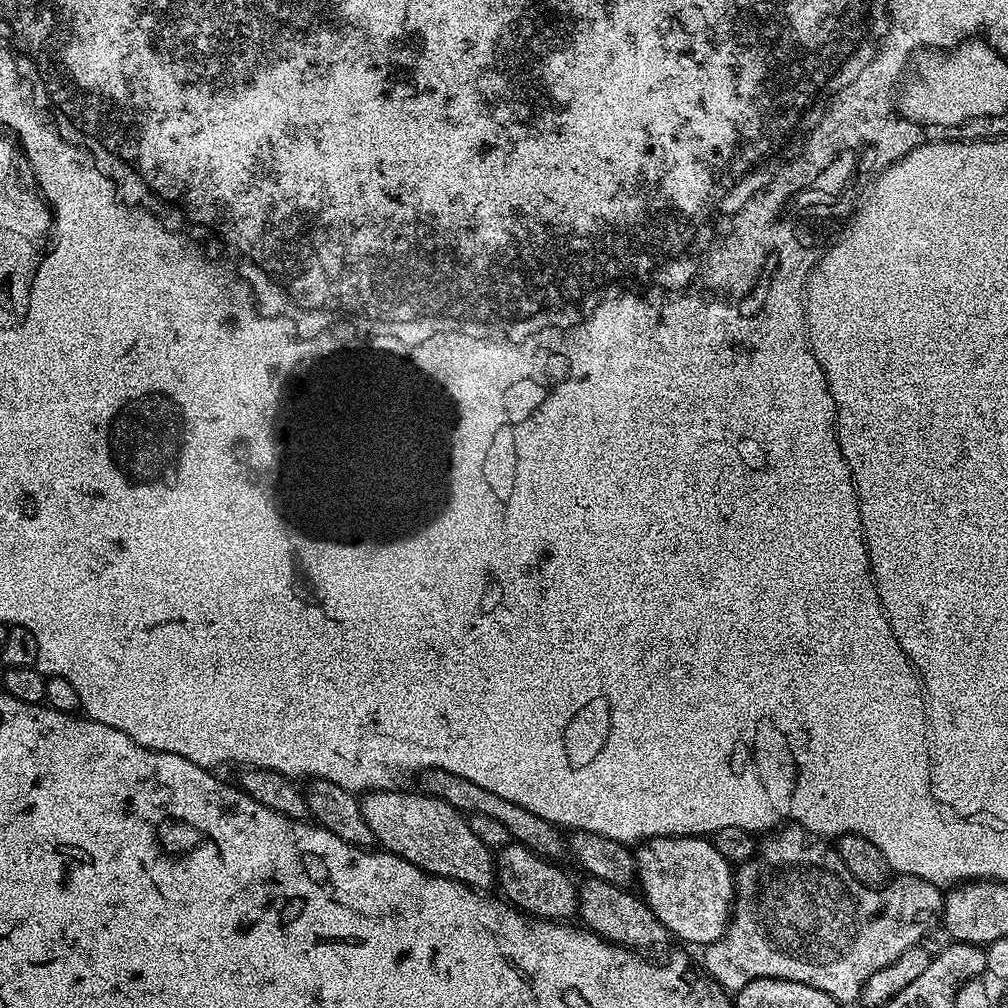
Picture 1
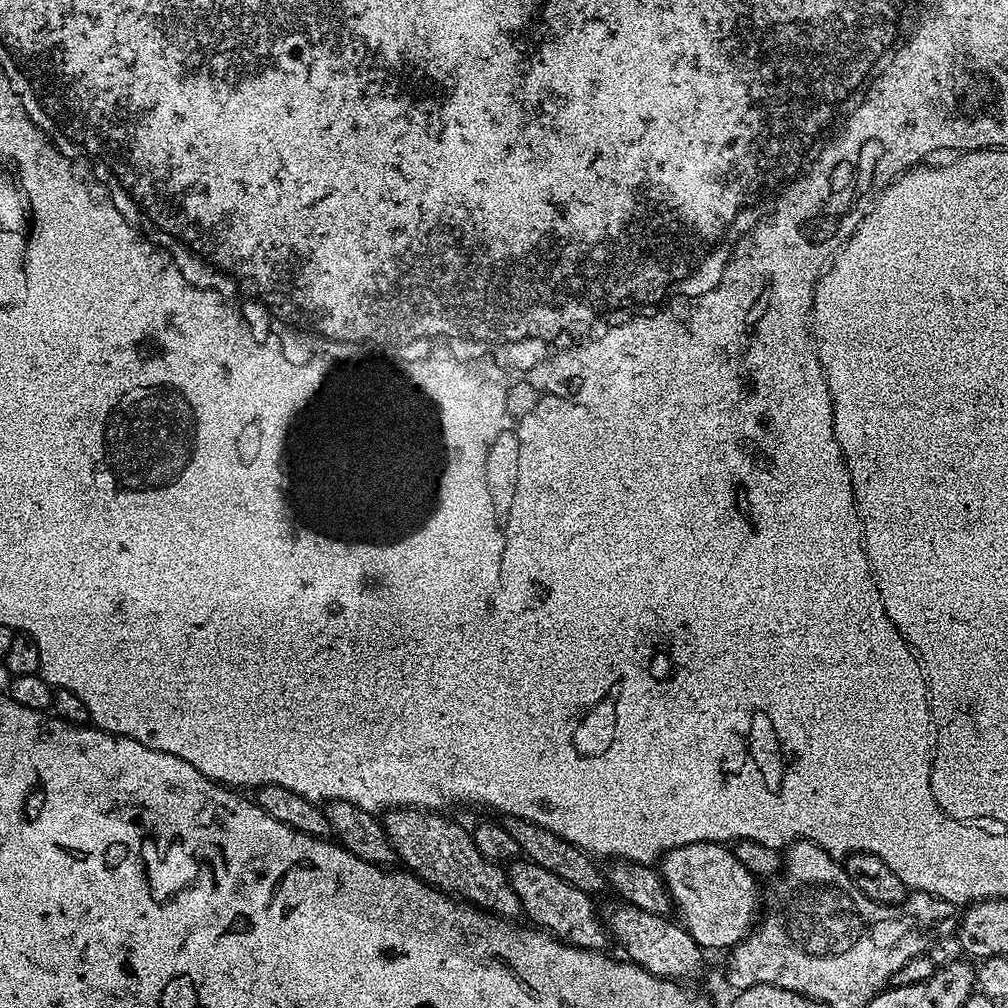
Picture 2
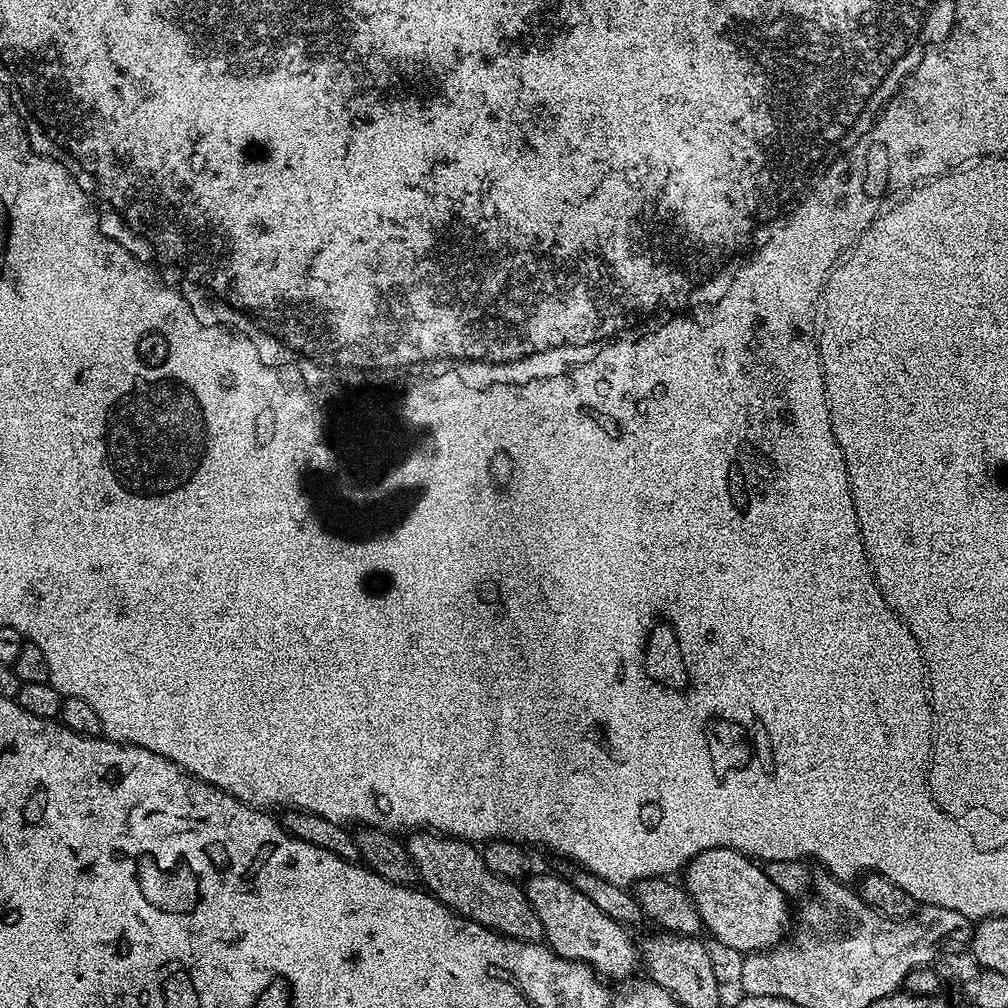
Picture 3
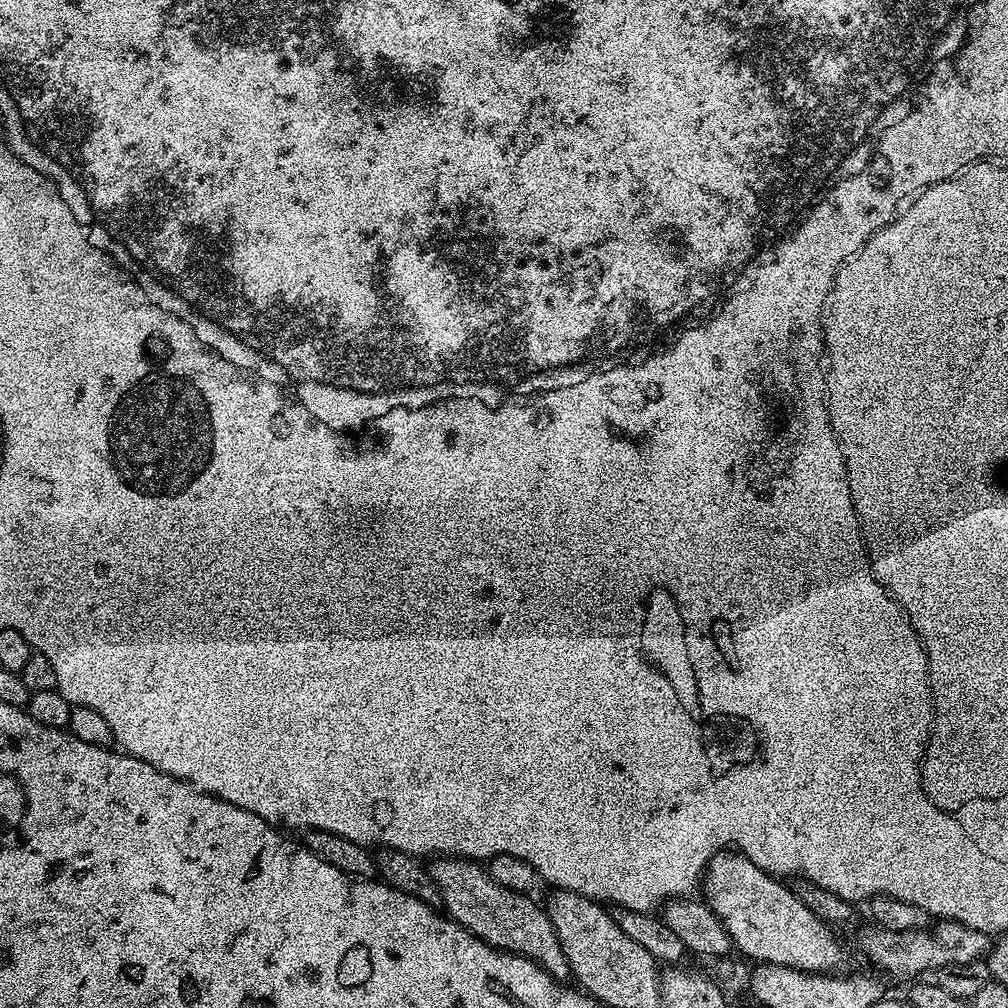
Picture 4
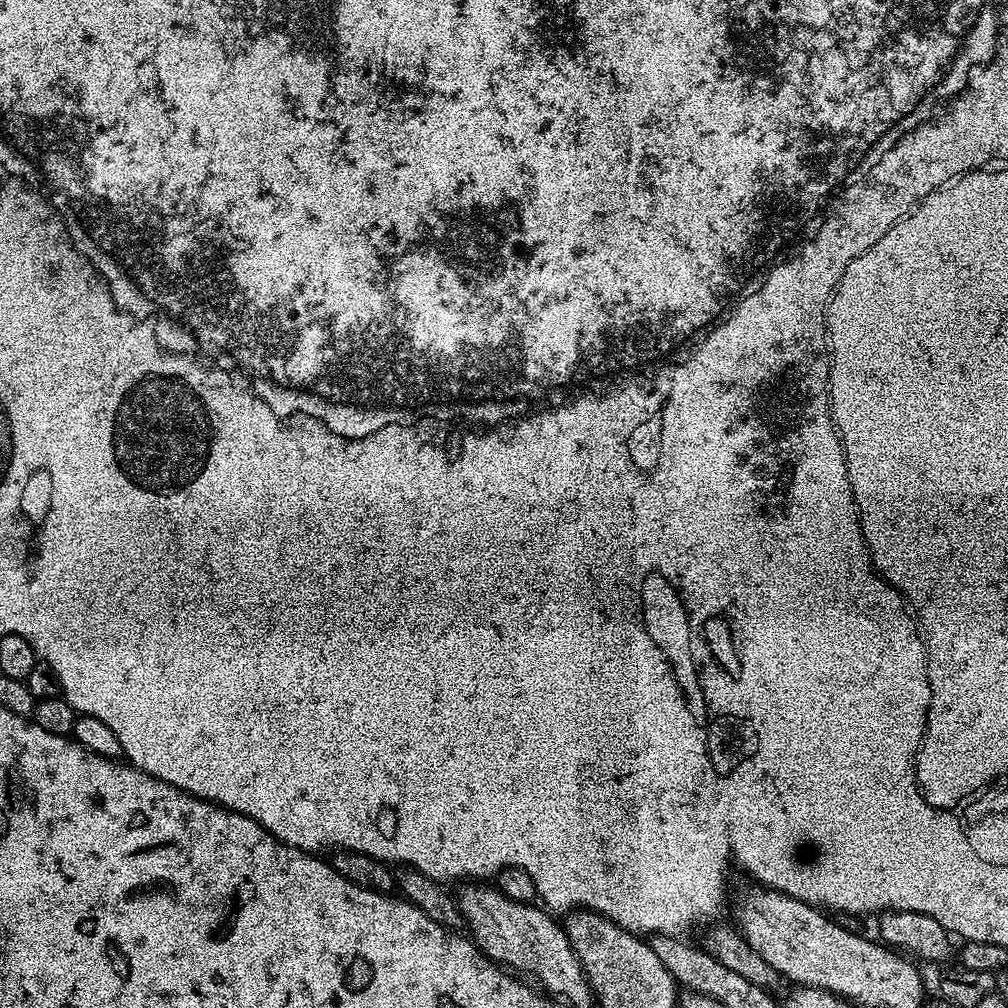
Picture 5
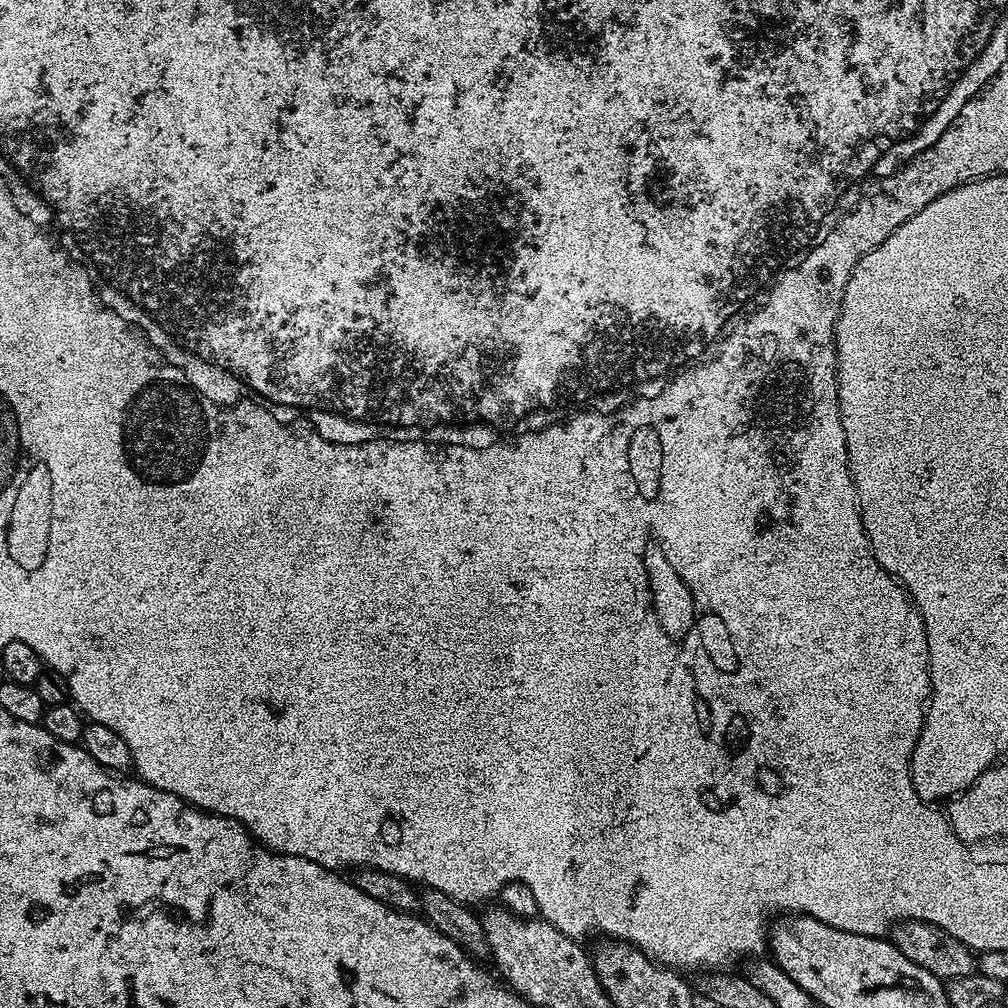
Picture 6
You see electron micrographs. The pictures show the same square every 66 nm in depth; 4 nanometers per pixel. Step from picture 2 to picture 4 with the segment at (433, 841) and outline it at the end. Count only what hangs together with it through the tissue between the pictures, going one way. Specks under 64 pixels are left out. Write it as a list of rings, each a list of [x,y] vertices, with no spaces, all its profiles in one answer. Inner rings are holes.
[[[455,856],[436,858],[431,861],[430,871],[432,880],[440,887],[444,899],[443,911],[456,923],[467,928],[492,948],[498,948],[502,952],[514,952],[533,960],[555,980],[564,982],[569,979],[566,954],[562,954],[556,928],[550,922],[547,911],[541,905],[539,908],[531,900],[531,895],[499,885],[489,874],[487,867],[474,860]]]

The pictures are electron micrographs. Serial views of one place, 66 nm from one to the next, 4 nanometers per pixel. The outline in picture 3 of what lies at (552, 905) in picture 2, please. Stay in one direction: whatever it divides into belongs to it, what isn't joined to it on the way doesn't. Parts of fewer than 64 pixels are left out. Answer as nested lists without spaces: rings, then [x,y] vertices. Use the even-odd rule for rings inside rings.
[[[532,874],[527,877],[523,889],[534,914],[538,914],[538,922],[542,922],[547,947],[562,958],[588,964],[597,976],[608,982],[627,981],[632,978],[627,976],[634,975],[636,967],[641,967],[642,956],[638,944],[628,937],[629,929],[614,922],[614,918],[606,918],[582,890],[572,885],[571,879]]]

